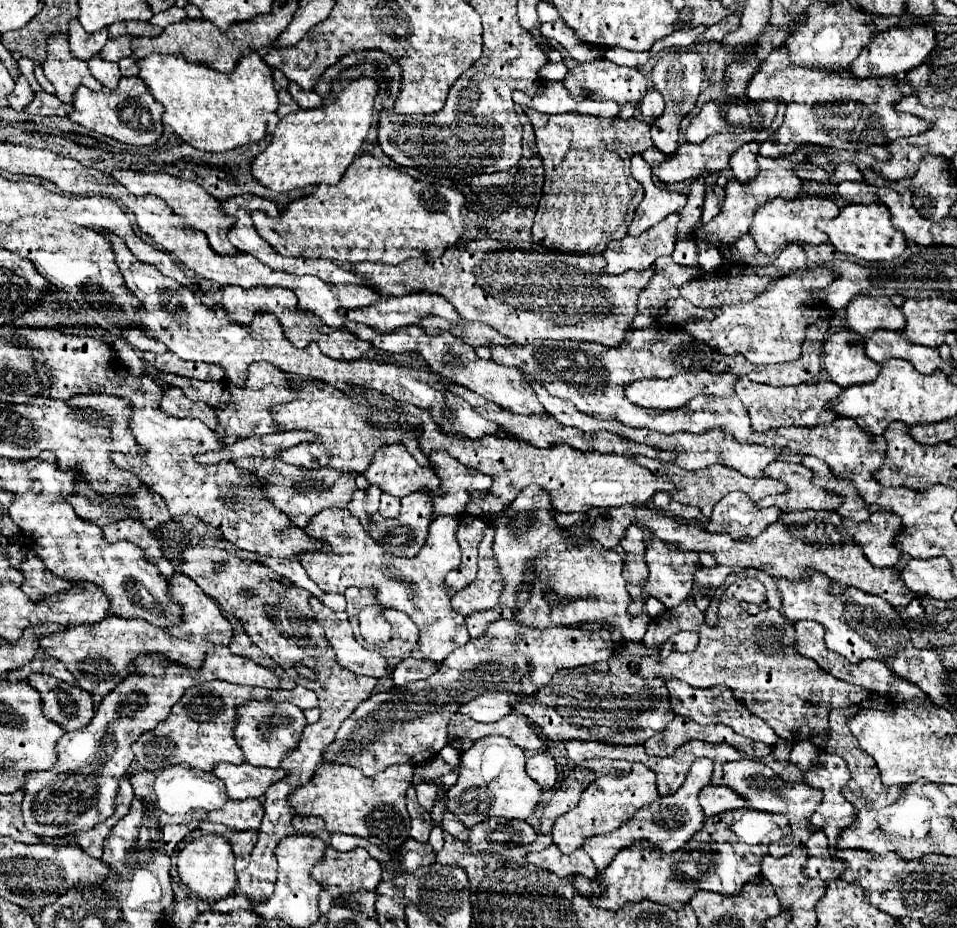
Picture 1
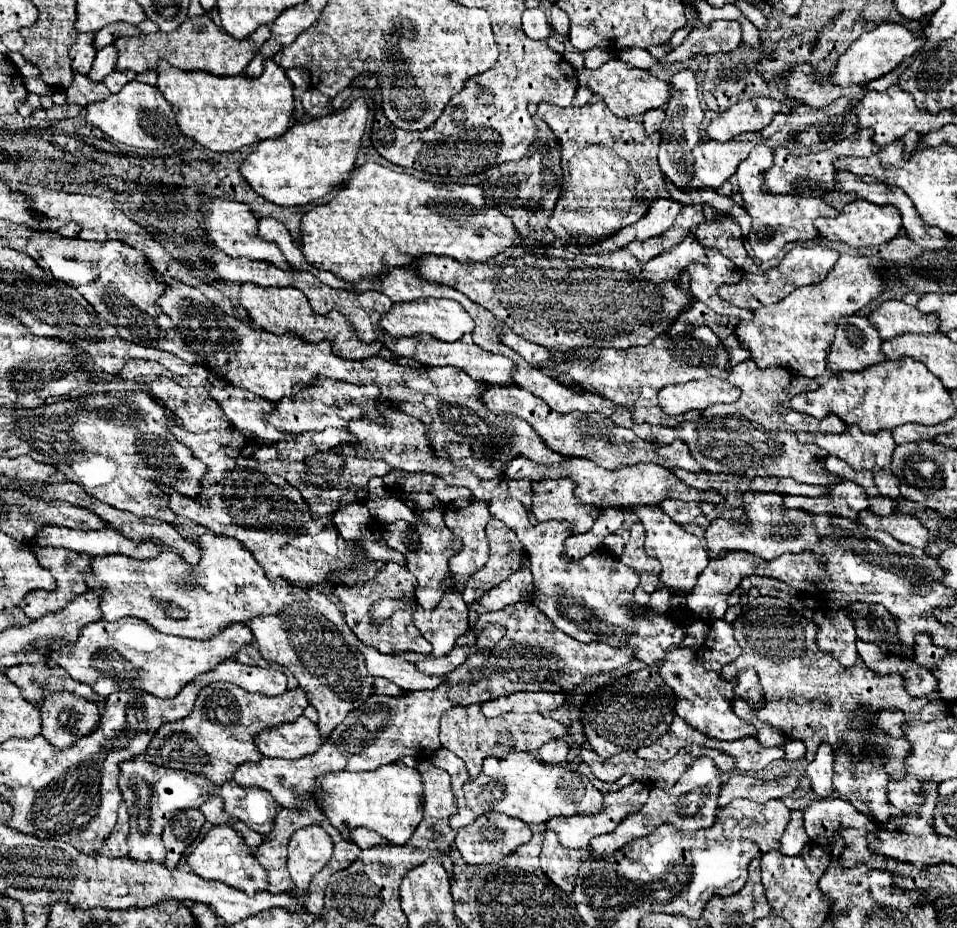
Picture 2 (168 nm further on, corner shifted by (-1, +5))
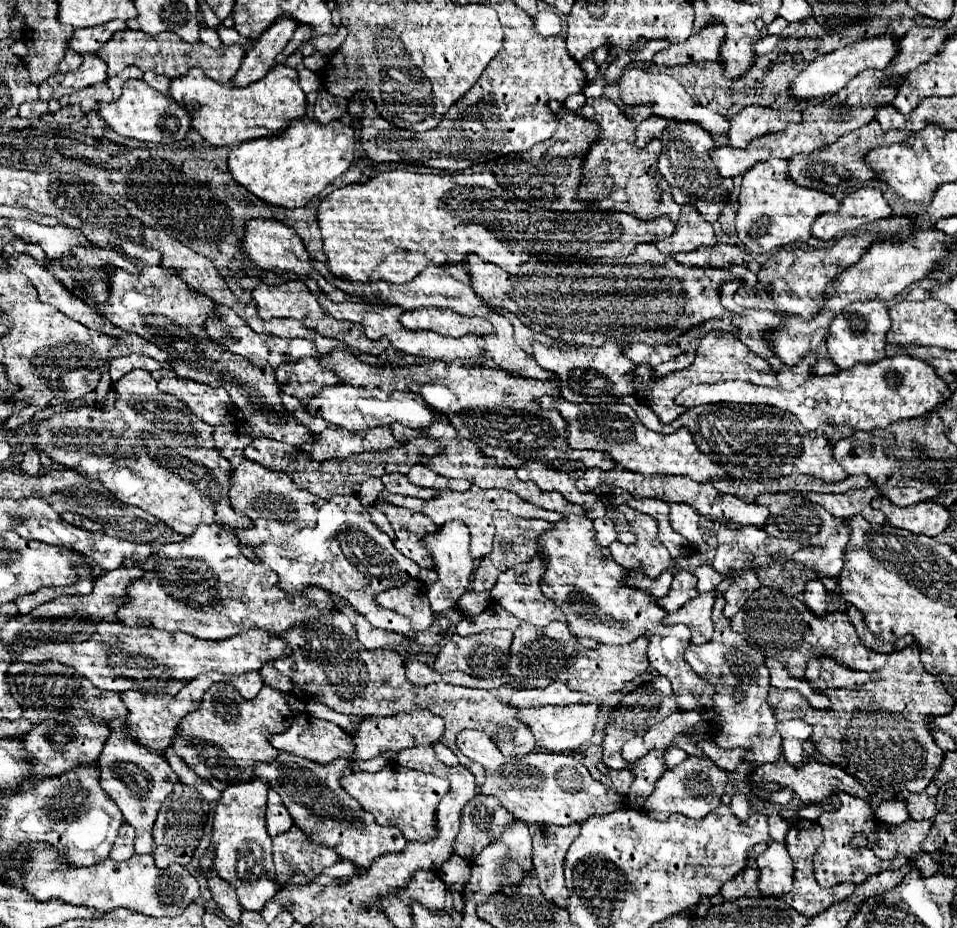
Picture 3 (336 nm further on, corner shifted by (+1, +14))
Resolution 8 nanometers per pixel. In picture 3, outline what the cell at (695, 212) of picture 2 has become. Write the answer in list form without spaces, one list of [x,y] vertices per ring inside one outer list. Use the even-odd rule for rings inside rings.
[[[687,205],[687,207],[681,207],[681,219],[677,221],[675,225],[675,233],[667,239],[673,239],[673,244],[675,241],[675,246],[670,246],[669,253],[664,254],[674,254],[681,252],[693,251],[693,249],[699,249],[699,247],[713,247],[717,245],[717,237],[713,233],[713,225],[705,221],[705,217],[701,213],[697,213],[697,209],[693,205]]]

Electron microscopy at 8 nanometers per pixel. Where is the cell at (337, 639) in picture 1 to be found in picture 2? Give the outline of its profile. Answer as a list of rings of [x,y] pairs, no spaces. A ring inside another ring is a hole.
[[[357,642],[357,650],[365,656],[365,664],[371,676],[387,678],[395,682],[401,690],[431,690],[445,680],[439,676],[425,676],[411,662],[395,654],[383,654],[371,646],[363,646],[361,642]]]

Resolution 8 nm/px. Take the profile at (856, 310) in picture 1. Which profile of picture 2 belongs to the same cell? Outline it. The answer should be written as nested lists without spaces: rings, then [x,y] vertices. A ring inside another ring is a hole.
[[[885,300],[879,308],[869,312],[867,318],[883,340],[889,340],[905,332],[913,334],[937,332],[935,314],[921,314],[915,306],[907,306],[901,300]]]

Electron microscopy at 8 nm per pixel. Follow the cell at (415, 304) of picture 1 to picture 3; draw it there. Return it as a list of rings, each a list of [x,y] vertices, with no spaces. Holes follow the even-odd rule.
[[[411,309],[401,317],[401,325],[407,329],[429,329],[439,335],[463,337],[463,335],[493,335],[495,329],[487,319],[461,317],[449,309]]]

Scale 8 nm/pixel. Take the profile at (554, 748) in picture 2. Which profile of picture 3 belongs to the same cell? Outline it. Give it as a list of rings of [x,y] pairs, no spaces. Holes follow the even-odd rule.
[[[587,703],[587,705],[567,705],[567,707],[541,707],[541,709],[523,709],[519,711],[517,717],[529,725],[535,743],[543,751],[551,753],[563,753],[563,751],[573,751],[579,749],[583,743],[591,739],[595,733],[597,725],[597,715],[599,715],[601,703]]]

